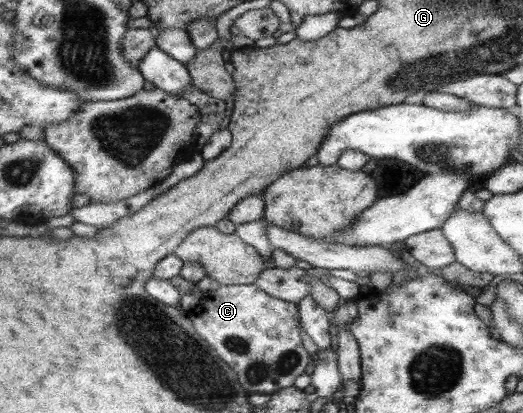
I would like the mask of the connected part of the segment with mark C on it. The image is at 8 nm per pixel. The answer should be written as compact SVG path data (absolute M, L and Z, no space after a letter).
M256 284L221 285L216 290L203 293L199 303L186 312L196 332L216 351L224 362L238 375L242 387L249 394L272 395L294 384L312 362L311 355L302 345L299 325L299 307L296 303L280 300L260 290Z

